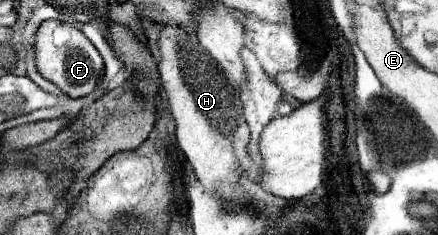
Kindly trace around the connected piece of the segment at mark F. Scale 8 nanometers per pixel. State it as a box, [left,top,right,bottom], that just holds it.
[35,19,103,97]

